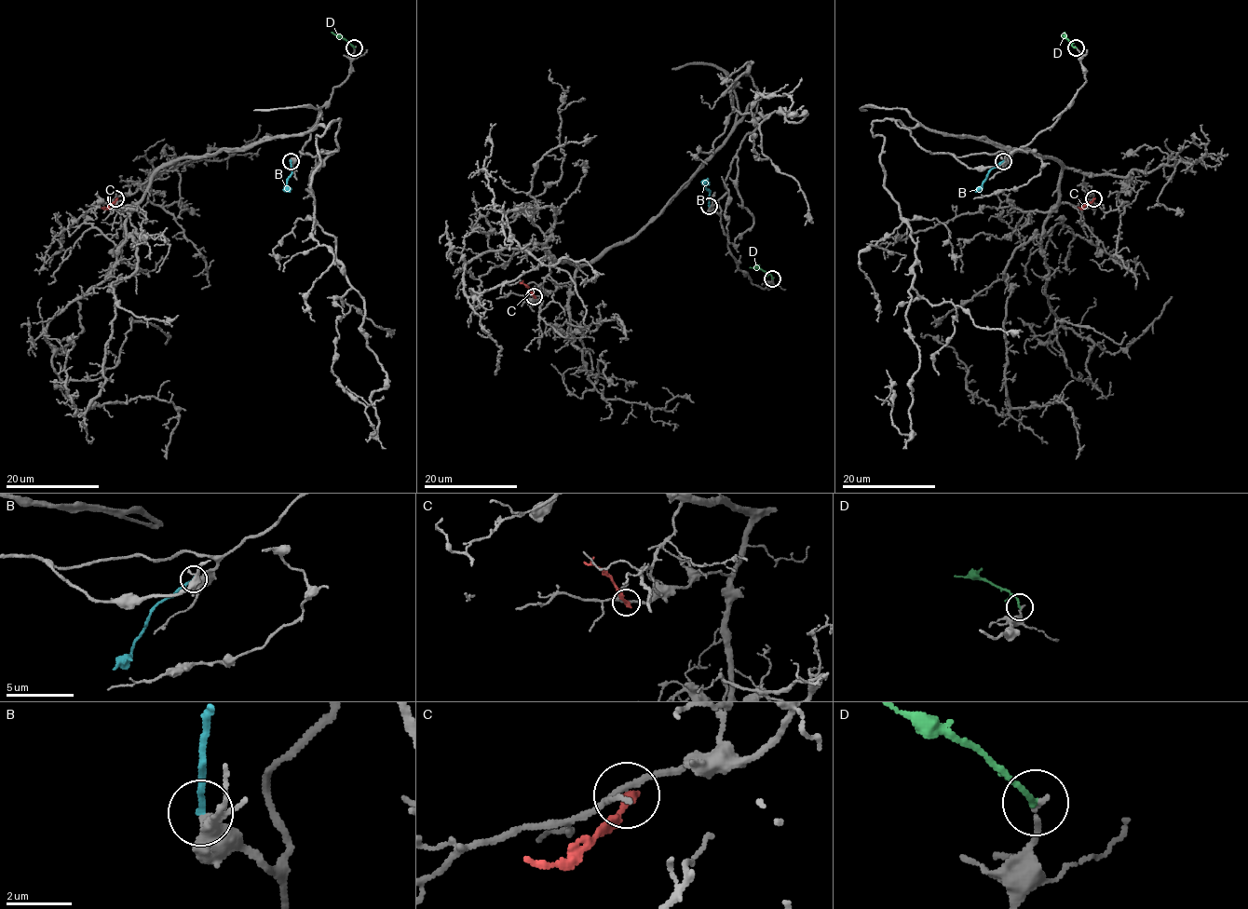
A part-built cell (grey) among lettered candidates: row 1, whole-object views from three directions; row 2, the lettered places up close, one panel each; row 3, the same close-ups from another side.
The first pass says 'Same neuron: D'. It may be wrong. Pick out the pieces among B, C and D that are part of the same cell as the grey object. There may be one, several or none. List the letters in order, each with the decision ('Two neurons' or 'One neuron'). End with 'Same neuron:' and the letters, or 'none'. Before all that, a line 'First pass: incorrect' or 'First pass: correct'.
First pass: incorrect
B: Two neurons
C: Two neurons
D: Two neurons
Same neuron: none

